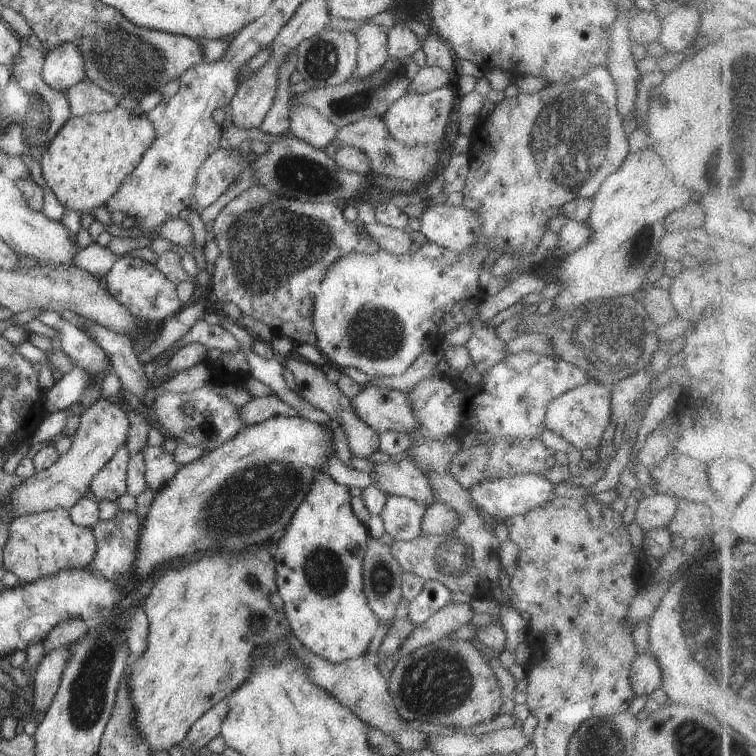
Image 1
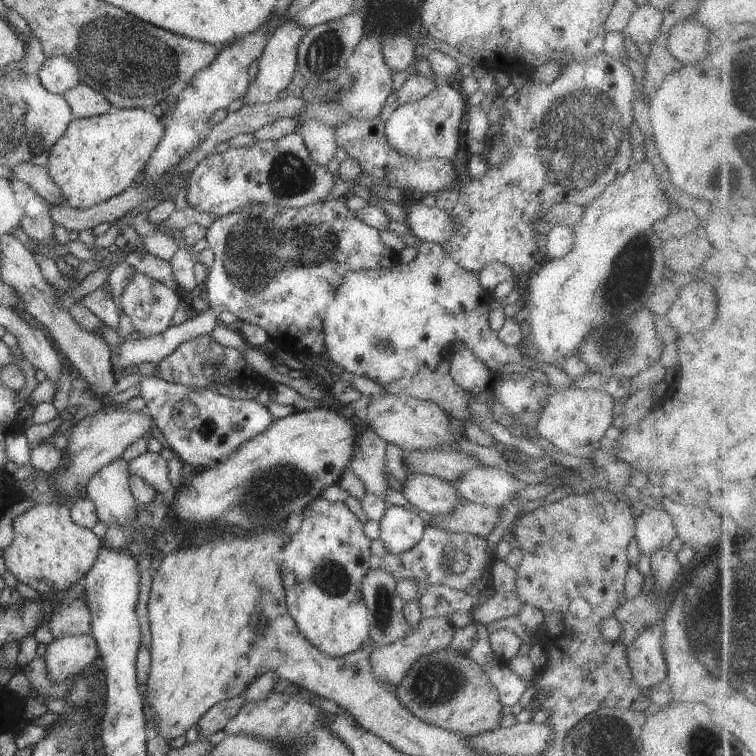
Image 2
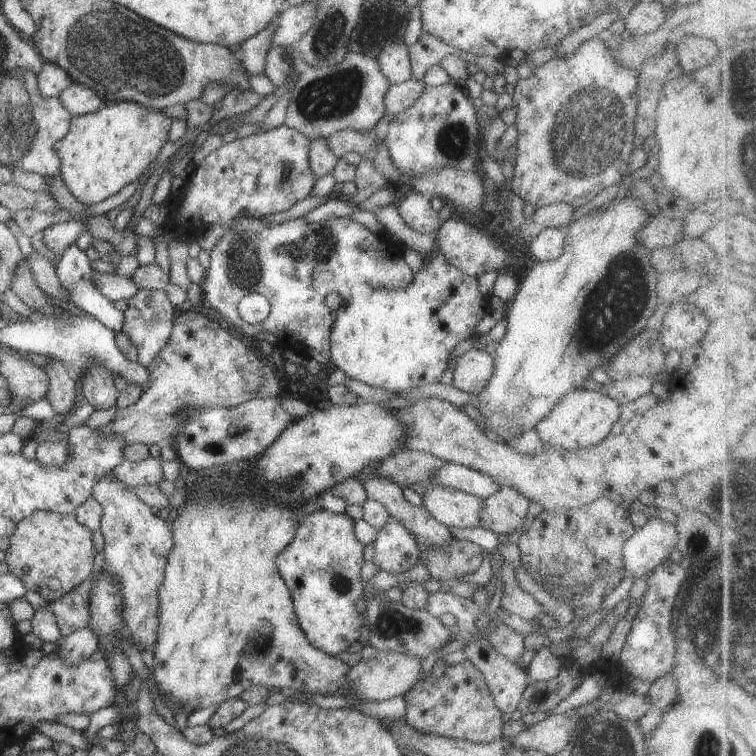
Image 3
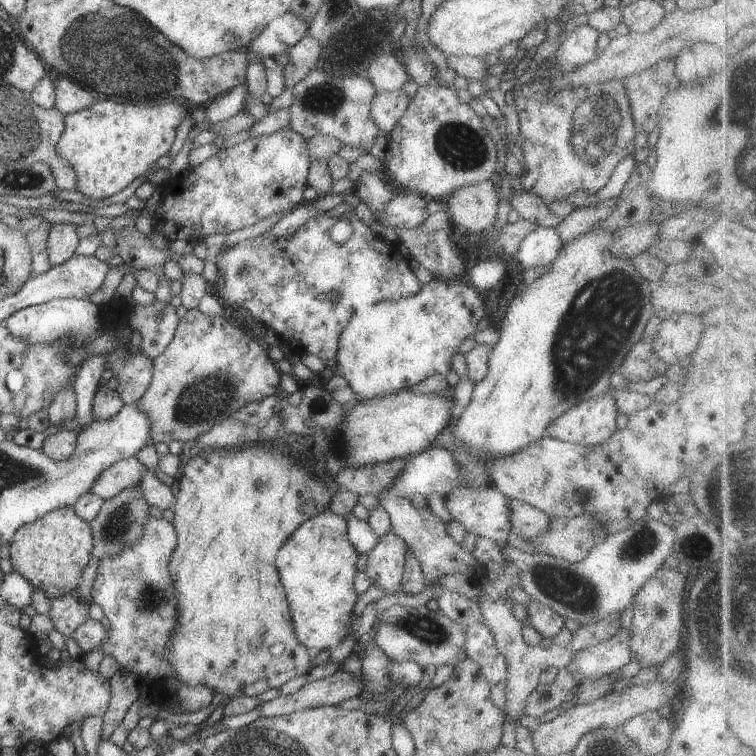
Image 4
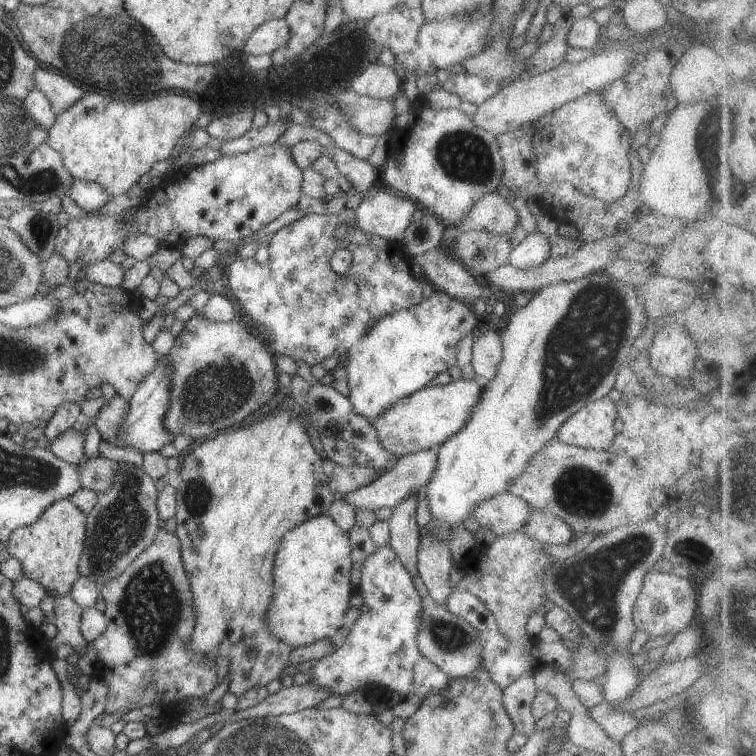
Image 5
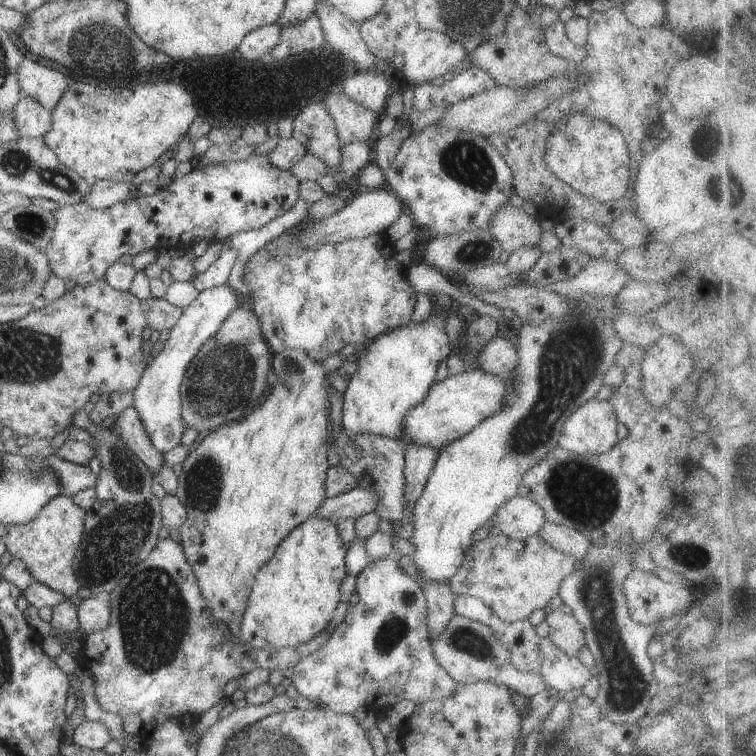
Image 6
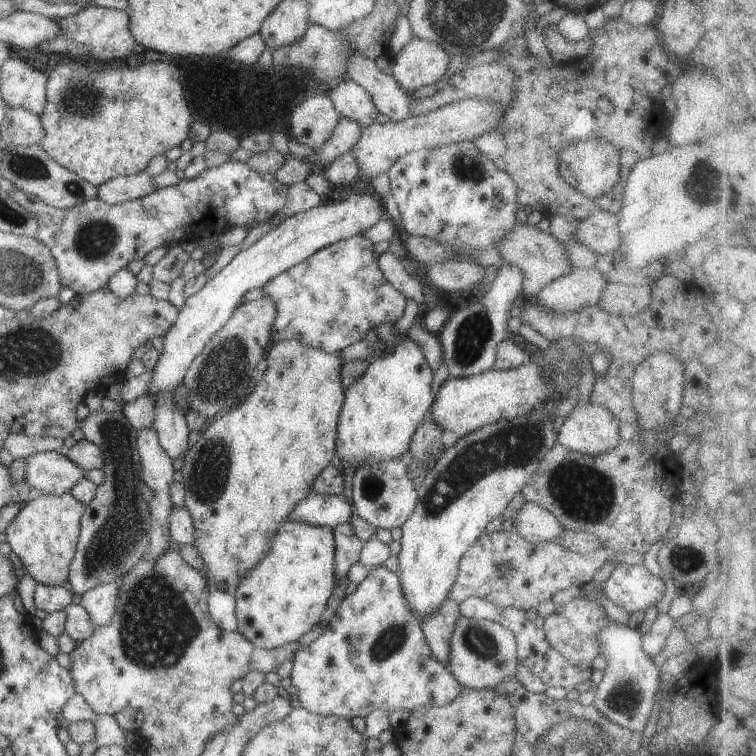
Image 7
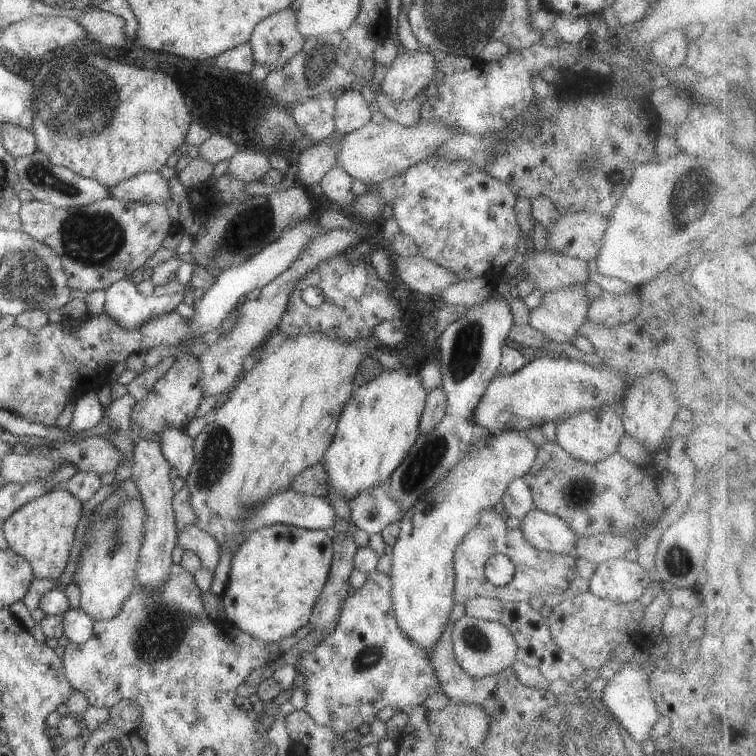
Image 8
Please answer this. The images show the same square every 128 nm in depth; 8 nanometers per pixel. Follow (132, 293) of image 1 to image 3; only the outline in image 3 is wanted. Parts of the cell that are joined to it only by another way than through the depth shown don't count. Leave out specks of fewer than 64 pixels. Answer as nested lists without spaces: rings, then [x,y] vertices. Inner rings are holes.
[[[138,288],[136,294],[126,301],[128,308],[124,311],[123,331],[138,349],[137,363],[146,367],[166,346],[172,334],[178,308],[170,303],[164,289]]]

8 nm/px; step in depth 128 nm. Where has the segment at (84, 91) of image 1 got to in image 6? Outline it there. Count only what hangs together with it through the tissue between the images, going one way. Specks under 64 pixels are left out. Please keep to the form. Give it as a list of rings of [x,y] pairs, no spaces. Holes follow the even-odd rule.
[[[28,58],[16,68],[20,99],[30,98],[48,110],[55,108],[64,90],[73,82],[62,72],[46,68]]]

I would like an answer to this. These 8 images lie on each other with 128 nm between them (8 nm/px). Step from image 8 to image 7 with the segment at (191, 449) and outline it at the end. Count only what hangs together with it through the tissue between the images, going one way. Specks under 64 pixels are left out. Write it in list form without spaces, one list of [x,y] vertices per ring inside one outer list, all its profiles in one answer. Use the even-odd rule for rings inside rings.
[[[355,193],[342,202],[332,204],[324,201],[321,206],[287,217],[248,250],[238,252],[228,266],[222,268],[199,292],[185,300],[185,306],[178,311],[175,324],[163,339],[164,349],[153,370],[154,377],[148,392],[157,396],[157,412],[152,429],[158,434],[161,448],[170,459],[185,457],[191,432],[185,420],[186,414],[175,408],[173,389],[182,384],[192,360],[200,355],[208,340],[228,323],[235,309],[242,304],[243,296],[249,291],[263,288],[270,280],[307,260],[327,245],[358,234],[363,235],[383,218],[384,212],[382,199],[377,194],[370,196]]]

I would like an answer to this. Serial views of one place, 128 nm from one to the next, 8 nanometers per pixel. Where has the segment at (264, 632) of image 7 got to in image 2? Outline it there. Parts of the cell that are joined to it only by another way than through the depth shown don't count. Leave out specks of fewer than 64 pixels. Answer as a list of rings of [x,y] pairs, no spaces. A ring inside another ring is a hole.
[[[319,495],[311,509],[304,509],[304,518],[298,531],[293,534],[274,560],[280,570],[282,586],[286,590],[286,604],[300,634],[320,652],[331,657],[343,657],[360,650],[369,638],[369,610],[362,596],[362,580],[370,568],[371,540],[362,530],[363,523],[346,506],[345,502],[330,502]]]

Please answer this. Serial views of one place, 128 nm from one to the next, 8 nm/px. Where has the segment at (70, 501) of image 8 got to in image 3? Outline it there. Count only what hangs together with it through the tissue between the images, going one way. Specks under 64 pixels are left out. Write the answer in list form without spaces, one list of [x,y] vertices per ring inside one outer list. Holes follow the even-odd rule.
[[[38,510],[22,518],[14,532],[9,536],[10,546],[1,557],[8,563],[9,570],[18,576],[28,590],[34,590],[48,603],[70,592],[72,588],[91,578],[96,551],[92,543],[93,531],[78,524],[76,513],[60,514],[54,511]]]

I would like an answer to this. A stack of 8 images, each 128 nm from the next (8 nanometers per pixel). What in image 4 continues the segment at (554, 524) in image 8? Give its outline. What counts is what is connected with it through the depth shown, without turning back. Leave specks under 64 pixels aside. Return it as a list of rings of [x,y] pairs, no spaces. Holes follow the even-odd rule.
[[[489,484],[480,489],[459,488],[444,497],[444,505],[452,516],[452,521],[460,522],[468,535],[487,537],[503,545],[511,532],[511,507],[509,499],[496,487]]]

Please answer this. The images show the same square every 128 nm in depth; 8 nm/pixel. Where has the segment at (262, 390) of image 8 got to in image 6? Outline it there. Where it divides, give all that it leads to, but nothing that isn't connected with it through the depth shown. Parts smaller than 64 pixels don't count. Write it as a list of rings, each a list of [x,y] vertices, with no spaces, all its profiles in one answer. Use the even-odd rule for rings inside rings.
[[[283,349],[281,352],[272,354],[271,369],[278,376],[278,382],[274,385],[274,392],[270,394],[268,400],[264,400],[260,406],[256,406],[244,420],[235,420],[218,427],[211,434],[208,434],[192,452],[188,454],[182,466],[184,471],[179,477],[179,486],[175,496],[182,502],[182,506],[186,508],[187,520],[185,524],[179,528],[182,538],[182,549],[185,551],[185,556],[192,566],[194,575],[199,581],[199,588],[202,592],[202,597],[207,601],[209,614],[216,623],[226,623],[227,626],[232,621],[240,620],[245,612],[245,605],[251,587],[255,584],[256,574],[259,574],[260,568],[268,563],[268,560],[276,553],[276,548],[280,542],[288,536],[288,534],[302,522],[314,516],[315,511],[320,507],[320,504],[325,500],[325,481],[326,472],[328,471],[328,446],[332,443],[332,427],[331,417],[331,396],[334,396],[335,389],[330,385],[328,376],[329,372],[323,366],[322,361],[316,361],[310,358],[308,354],[301,349]]]

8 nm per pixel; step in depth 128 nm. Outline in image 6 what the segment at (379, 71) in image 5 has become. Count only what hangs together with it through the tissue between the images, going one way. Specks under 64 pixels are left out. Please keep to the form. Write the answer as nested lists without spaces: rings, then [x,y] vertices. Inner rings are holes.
[[[374,71],[358,73],[352,78],[347,78],[340,92],[351,102],[362,106],[372,112],[376,117],[385,113],[390,92],[391,81]]]

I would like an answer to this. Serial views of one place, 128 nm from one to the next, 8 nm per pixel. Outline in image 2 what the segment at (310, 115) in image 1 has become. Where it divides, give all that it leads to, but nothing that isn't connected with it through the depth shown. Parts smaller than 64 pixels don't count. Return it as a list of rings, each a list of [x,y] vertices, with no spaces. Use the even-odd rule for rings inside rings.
[[[304,120],[296,132],[304,139],[307,150],[318,166],[327,166],[336,154],[336,129],[320,120]]]

